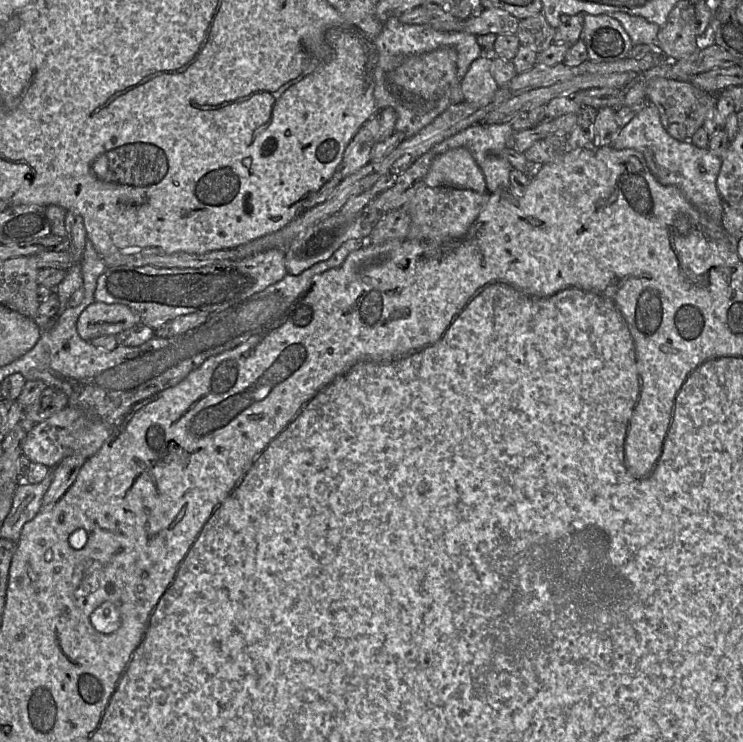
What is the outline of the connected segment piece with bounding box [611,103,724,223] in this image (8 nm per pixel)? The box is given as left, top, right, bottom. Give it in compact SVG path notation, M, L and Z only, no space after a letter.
M653 104L643 109L622 129L611 143L616 150L634 149L643 154L646 164L663 185L676 186L687 201L715 223L721 223L724 201L717 188L721 158L709 149L700 149L691 141L679 141L671 137L662 126L659 111Z

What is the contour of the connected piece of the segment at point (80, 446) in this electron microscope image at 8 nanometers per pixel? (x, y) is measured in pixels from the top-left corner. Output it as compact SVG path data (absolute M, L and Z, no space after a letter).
M66 406L60 412L36 424L27 434L23 454L32 463L54 469L65 458L80 454L86 459L95 455L112 433L112 425L80 408Z

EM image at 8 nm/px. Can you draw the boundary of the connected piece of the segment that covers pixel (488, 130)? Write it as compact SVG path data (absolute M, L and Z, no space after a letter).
M479 123L435 144L430 151L435 155L439 155L455 148L465 148L469 150L485 176L487 192L494 193L498 190L509 189L510 187L510 173L513 167L508 160L501 157L501 152L511 146L511 139L514 133L511 123Z

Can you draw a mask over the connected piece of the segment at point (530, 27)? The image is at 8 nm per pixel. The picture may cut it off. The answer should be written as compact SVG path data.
M541 12L533 17L520 20L515 35L521 45L528 46L539 54L552 45L555 33L556 29L549 25Z

